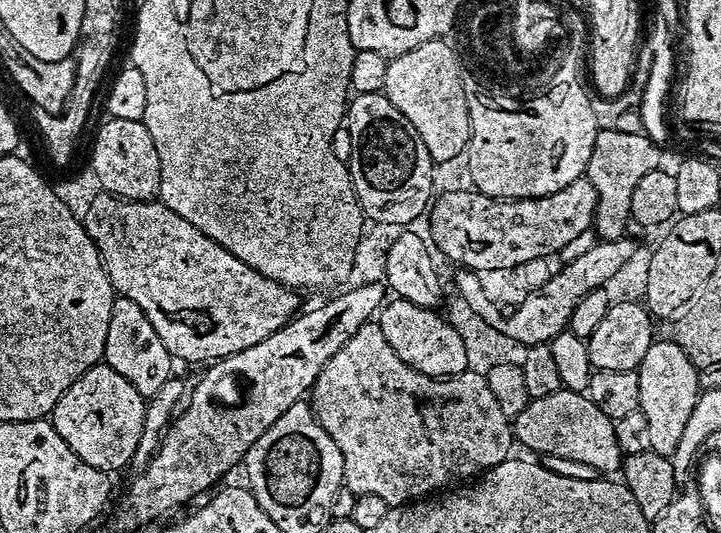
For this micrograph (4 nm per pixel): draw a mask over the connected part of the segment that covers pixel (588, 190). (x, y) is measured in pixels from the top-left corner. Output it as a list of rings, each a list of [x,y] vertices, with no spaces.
[[[586,176],[576,179],[562,190],[555,191],[554,194],[534,199],[499,200],[475,190],[467,191],[444,192],[441,196],[439,193],[430,205],[426,221],[428,220],[429,226],[432,227],[430,240],[438,252],[440,247],[441,254],[449,256],[456,262],[455,265],[472,269],[477,273],[502,267],[514,268],[534,258],[557,255],[558,250],[565,246],[566,242],[591,229],[595,221],[597,191]]]

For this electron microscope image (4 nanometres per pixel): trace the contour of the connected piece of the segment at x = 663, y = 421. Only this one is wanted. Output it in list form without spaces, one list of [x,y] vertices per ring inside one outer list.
[[[670,338],[657,339],[646,350],[646,358],[642,358],[640,373],[640,406],[639,415],[644,415],[644,424],[648,427],[647,447],[653,452],[663,456],[671,456],[676,453],[678,442],[682,442],[682,430],[686,430],[686,422],[690,422],[690,414],[696,405],[696,397],[702,391],[702,385],[698,377],[698,369],[690,362],[688,355],[681,350]]]

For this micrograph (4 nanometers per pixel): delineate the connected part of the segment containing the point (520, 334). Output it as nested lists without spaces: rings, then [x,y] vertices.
[[[597,239],[596,244],[586,250],[586,254],[579,255],[569,264],[557,267],[548,282],[526,294],[526,298],[511,309],[512,314],[505,315],[500,327],[502,332],[525,346],[551,342],[559,332],[565,331],[571,325],[578,302],[582,302],[586,294],[603,289],[607,280],[614,279],[631,262],[636,244],[628,239]]]

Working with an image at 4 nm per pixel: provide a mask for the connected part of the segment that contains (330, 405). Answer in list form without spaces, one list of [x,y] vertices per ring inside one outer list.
[[[376,322],[362,325],[358,332],[349,338],[345,345],[322,366],[321,372],[310,389],[310,403],[312,411],[316,413],[316,420],[324,427],[326,434],[330,434],[330,438],[334,438],[334,446],[338,446],[338,450],[342,450],[343,487],[350,489],[357,496],[378,494],[378,498],[385,500],[389,506],[399,506],[415,501],[417,498],[427,497],[445,486],[467,481],[487,469],[498,466],[504,460],[509,459],[511,452],[508,451],[511,450],[512,444],[514,445],[513,425],[510,423],[510,418],[502,412],[497,399],[494,398],[494,393],[488,385],[487,375],[467,371],[460,372],[456,376],[437,378],[422,374],[411,368],[406,362],[402,362],[402,358],[398,358],[398,354],[394,354],[394,346],[390,346],[390,342],[386,342],[386,334],[382,334],[380,325]]]

